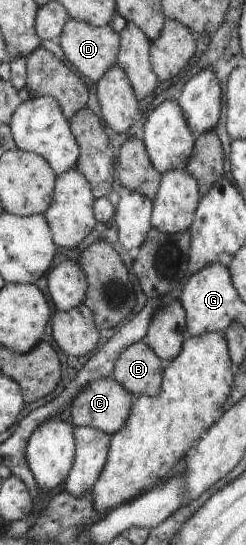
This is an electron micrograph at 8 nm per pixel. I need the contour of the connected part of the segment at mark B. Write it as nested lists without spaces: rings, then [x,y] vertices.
[[[142,340],[120,353],[114,362],[112,378],[133,397],[157,396],[161,390],[164,365]]]

